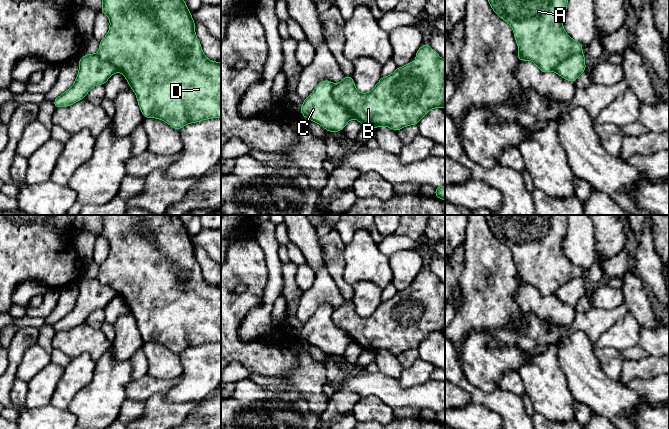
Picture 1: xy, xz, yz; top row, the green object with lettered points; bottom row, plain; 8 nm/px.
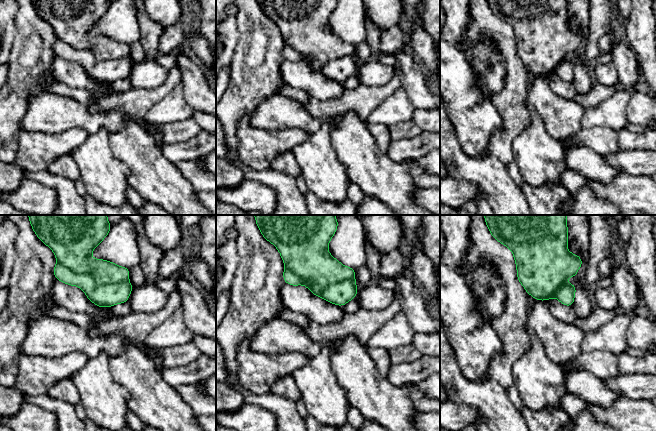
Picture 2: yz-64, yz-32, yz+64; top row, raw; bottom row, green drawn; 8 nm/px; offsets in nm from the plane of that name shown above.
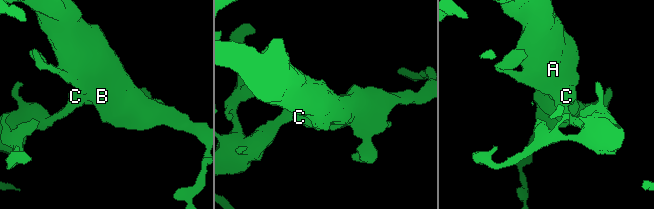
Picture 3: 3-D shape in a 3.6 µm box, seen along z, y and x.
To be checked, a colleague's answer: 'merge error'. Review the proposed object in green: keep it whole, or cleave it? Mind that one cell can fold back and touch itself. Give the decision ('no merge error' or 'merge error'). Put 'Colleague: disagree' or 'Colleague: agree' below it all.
merge error
Colleague: agree

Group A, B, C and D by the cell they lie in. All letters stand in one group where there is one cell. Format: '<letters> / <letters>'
A B D / C

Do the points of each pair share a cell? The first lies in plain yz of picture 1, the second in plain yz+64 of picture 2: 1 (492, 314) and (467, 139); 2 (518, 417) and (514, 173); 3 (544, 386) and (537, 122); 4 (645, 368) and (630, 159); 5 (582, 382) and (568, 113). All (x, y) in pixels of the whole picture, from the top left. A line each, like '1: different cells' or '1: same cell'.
1: different cells
2: different cells
3: same cell
4: different cells
5: same cell

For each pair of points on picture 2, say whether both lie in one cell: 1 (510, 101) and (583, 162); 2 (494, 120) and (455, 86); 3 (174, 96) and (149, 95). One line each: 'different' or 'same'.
1: different
2: same
3: different

